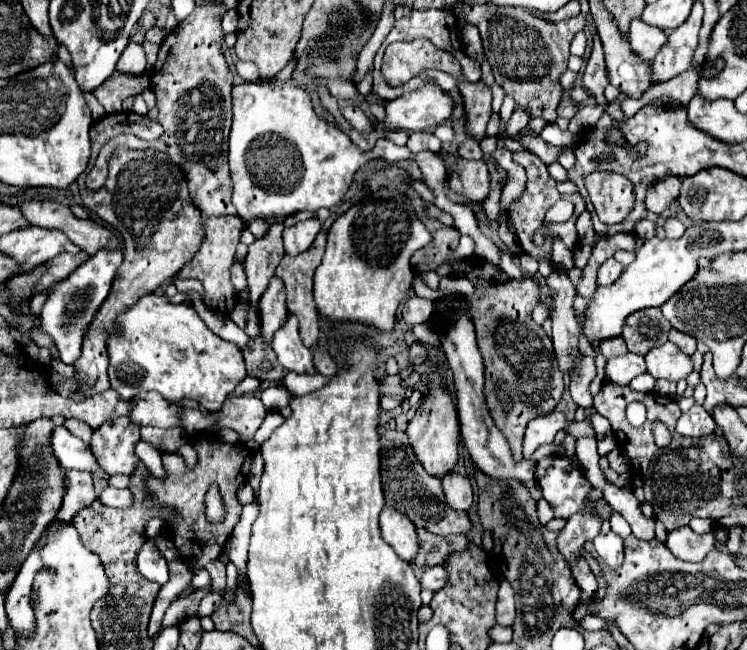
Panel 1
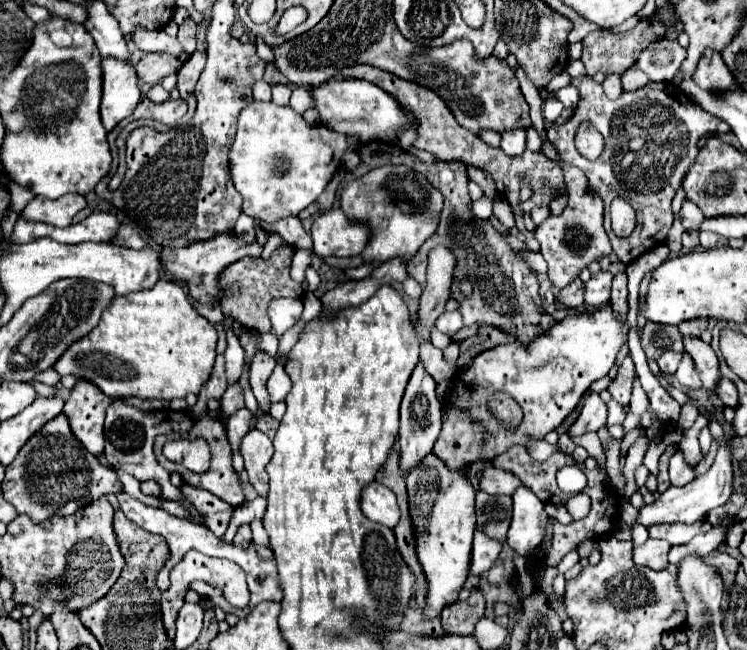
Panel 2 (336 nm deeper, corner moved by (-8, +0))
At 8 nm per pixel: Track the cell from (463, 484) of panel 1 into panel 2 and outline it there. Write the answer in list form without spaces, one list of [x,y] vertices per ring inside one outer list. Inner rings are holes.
[[[487,466],[479,486],[487,494],[509,494],[511,496],[519,486],[523,486],[523,482],[513,472],[497,470],[493,466]]]

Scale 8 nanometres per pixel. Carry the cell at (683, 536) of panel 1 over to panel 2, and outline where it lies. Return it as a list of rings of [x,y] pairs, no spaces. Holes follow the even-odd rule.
[[[649,538],[645,544],[633,548],[633,562],[637,562],[637,566],[645,566],[645,568],[651,568],[651,570],[661,570],[669,564],[667,562],[667,552],[669,552],[669,544],[665,540]]]

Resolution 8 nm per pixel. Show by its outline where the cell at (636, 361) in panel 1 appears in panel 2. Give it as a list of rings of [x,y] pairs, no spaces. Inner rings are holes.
[[[667,350],[667,352],[657,360],[657,364],[659,364],[659,368],[661,368],[663,374],[675,374],[675,372],[677,372],[677,366],[679,366],[679,362],[681,362],[681,358],[683,358],[683,352]]]

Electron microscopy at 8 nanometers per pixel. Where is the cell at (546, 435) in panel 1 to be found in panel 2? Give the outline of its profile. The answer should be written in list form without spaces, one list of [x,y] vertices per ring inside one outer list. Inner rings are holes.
[[[587,394],[585,406],[575,420],[575,424],[569,428],[571,436],[581,436],[587,432],[597,432],[607,422],[607,404],[599,398],[599,394]]]

